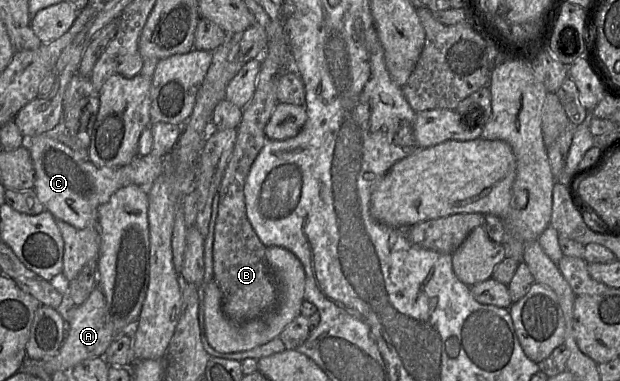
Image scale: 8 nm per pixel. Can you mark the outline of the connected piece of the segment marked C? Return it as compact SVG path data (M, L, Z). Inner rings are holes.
M47 133L32 137L29 151L35 169L33 189L38 199L56 220L69 223L78 229L96 224L100 206L119 188L129 184L149 187L165 169L165 156L159 156L153 151L137 156L122 167L96 167L89 160L82 159L80 153Z

